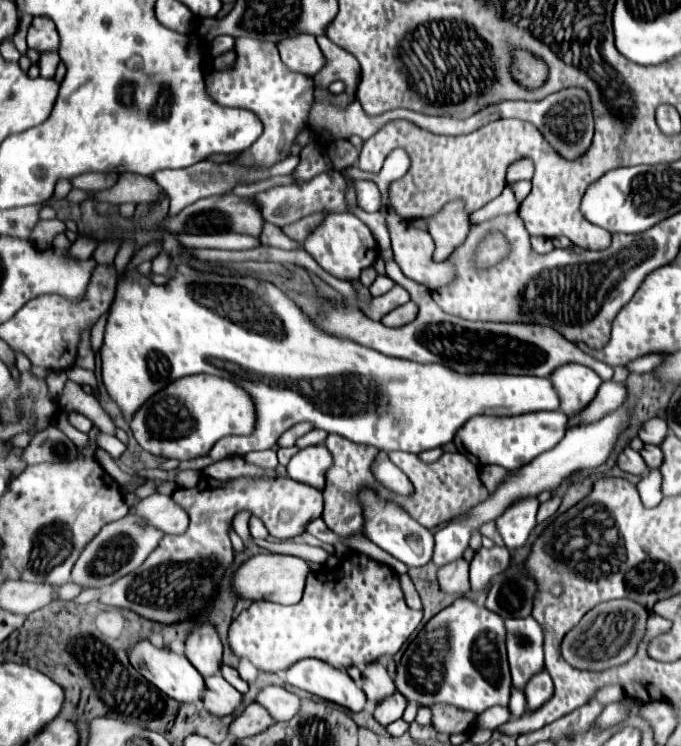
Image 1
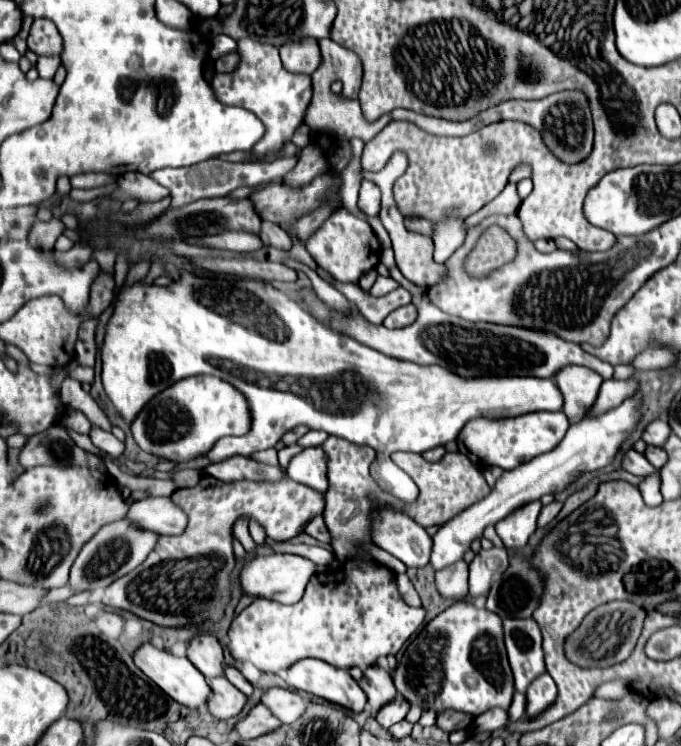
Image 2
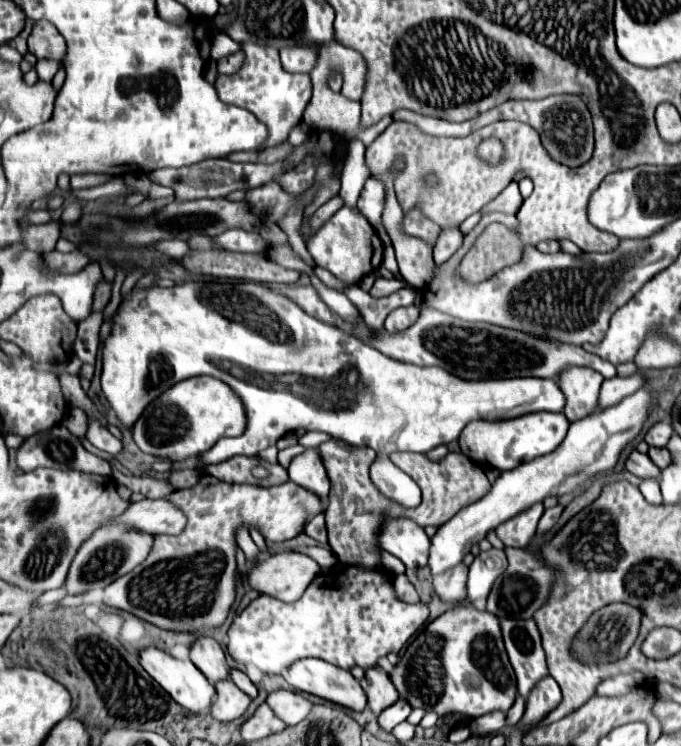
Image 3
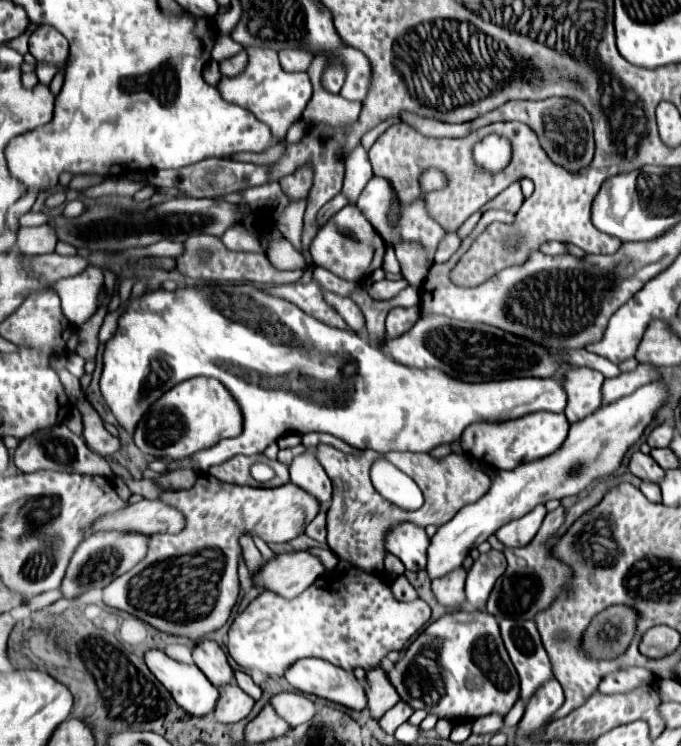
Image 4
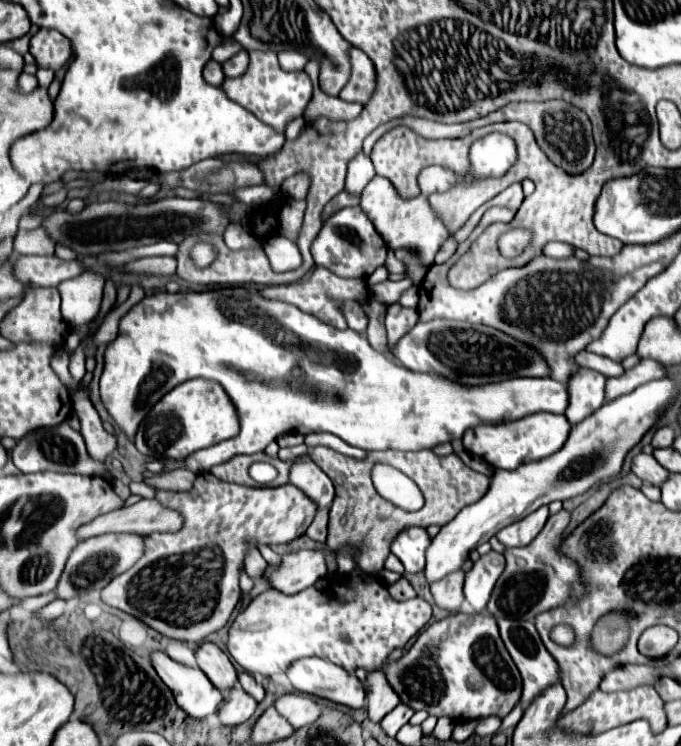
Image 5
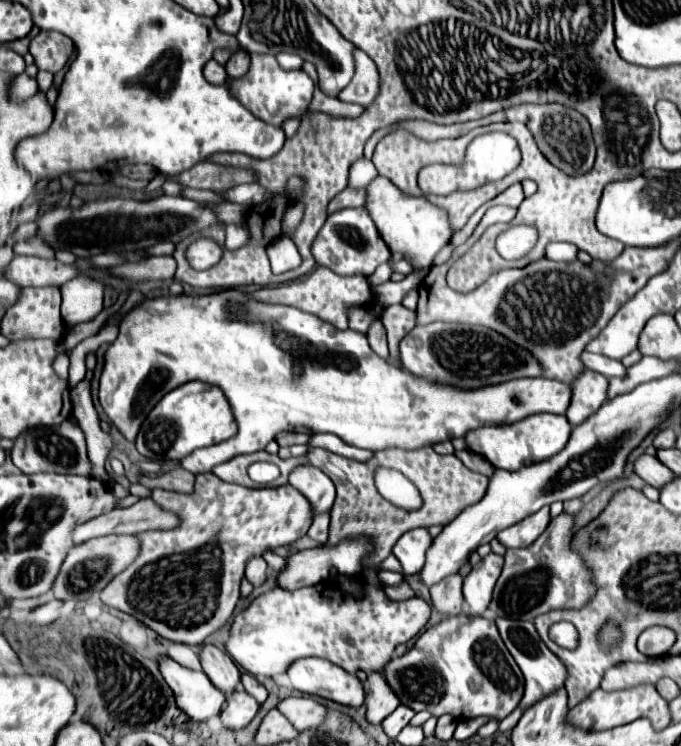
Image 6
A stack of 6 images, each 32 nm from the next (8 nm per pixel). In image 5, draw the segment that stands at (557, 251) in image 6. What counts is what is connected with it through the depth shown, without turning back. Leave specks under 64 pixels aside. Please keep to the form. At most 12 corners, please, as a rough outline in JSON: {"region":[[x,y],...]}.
{"region":[[548,242],[542,252],[552,258],[572,256],[572,246]]}

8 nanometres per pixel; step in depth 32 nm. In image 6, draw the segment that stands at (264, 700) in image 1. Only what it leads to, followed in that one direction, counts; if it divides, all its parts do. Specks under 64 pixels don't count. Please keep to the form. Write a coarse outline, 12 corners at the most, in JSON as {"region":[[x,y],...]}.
{"region":[[308,696],[276,706],[296,730],[318,728],[326,708]]}

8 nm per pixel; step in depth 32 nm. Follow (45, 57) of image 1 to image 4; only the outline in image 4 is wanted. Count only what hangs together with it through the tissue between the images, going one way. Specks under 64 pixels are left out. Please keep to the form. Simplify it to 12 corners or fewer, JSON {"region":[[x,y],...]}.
{"region":[[36,64],[42,84],[50,84],[58,68],[54,64]]}

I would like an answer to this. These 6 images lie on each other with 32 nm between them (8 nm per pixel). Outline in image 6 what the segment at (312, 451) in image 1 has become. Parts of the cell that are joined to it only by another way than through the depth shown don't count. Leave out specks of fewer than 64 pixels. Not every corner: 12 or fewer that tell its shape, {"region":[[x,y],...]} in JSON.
{"region":[[296,466],[290,484],[314,514],[332,508],[336,490],[316,466]]}

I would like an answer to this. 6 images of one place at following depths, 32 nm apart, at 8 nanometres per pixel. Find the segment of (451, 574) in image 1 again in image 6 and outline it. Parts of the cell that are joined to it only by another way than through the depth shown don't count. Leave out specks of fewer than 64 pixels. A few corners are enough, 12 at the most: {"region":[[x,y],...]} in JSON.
{"region":[[462,576],[430,588],[432,606],[448,616],[462,612]]}

